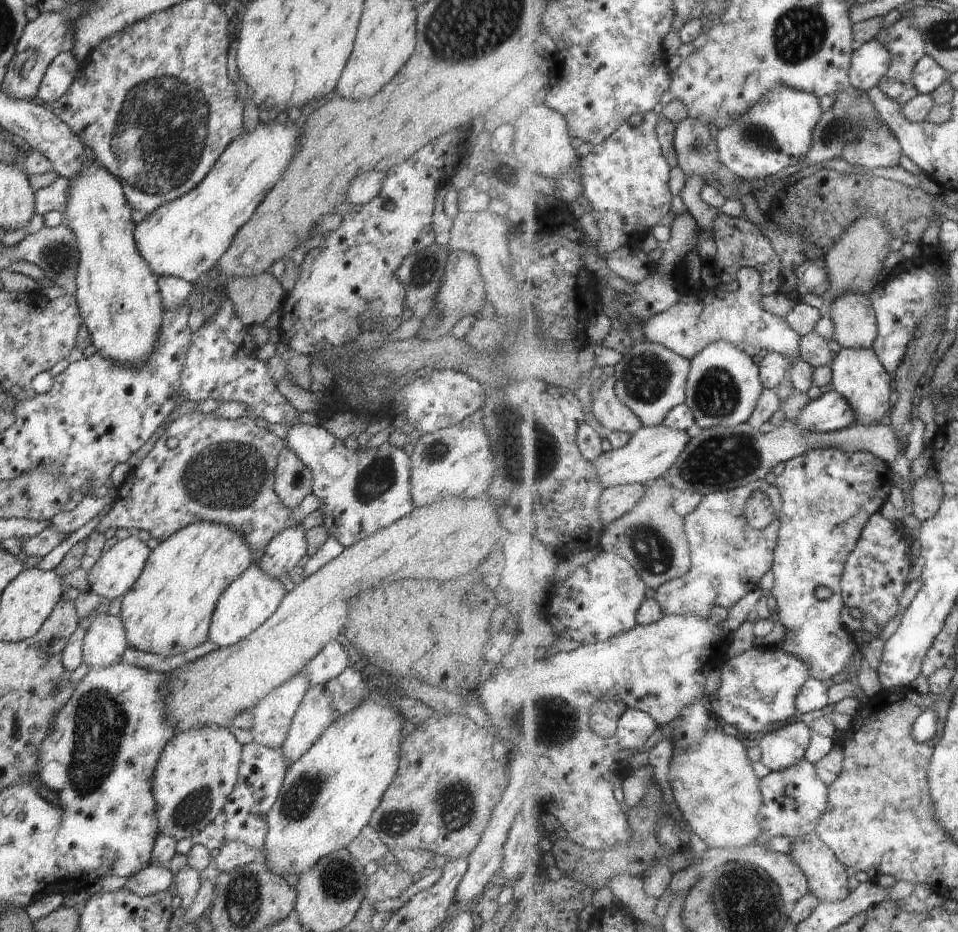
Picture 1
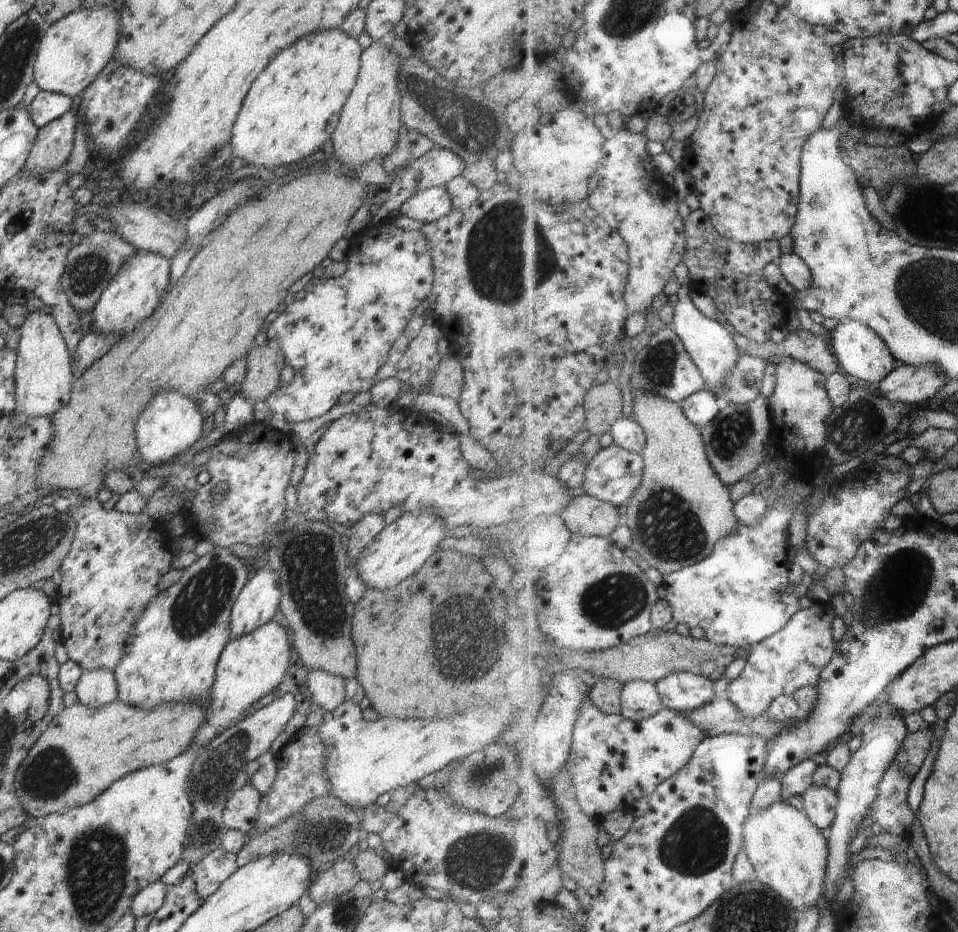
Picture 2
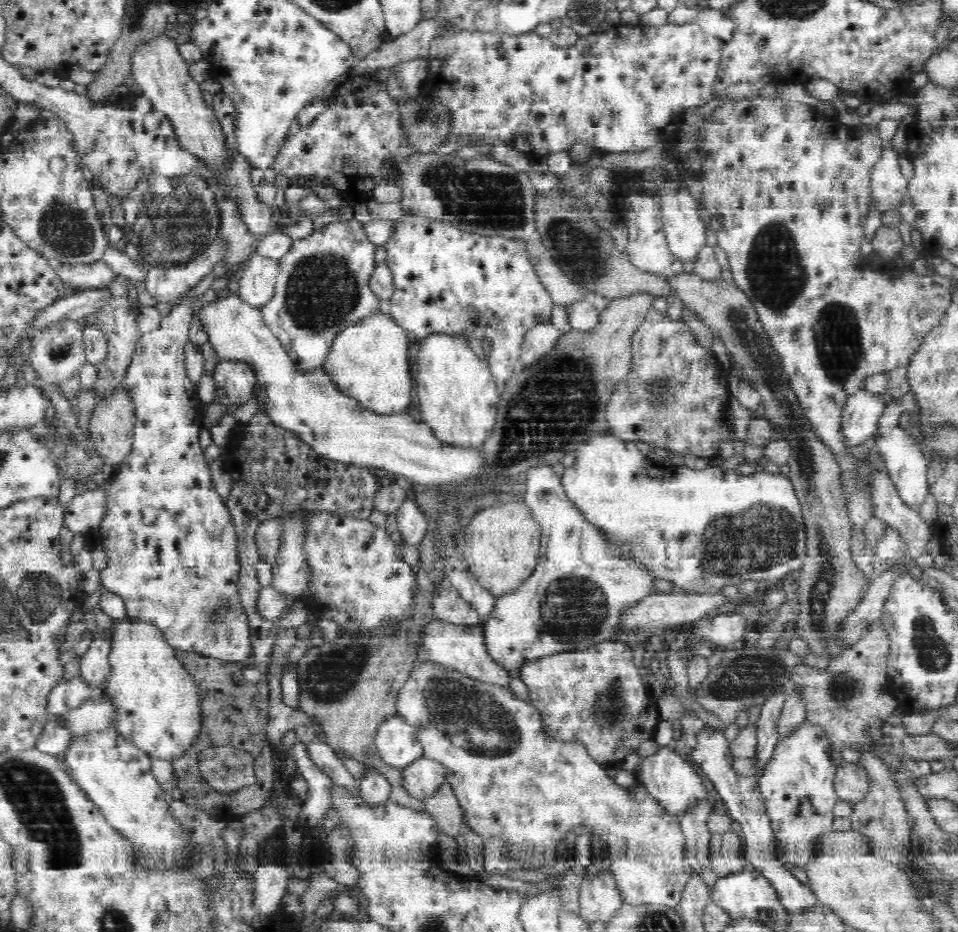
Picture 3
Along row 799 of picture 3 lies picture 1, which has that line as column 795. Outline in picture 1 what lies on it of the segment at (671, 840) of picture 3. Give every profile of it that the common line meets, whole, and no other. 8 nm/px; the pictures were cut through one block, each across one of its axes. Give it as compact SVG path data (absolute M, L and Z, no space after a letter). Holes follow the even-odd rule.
M829 448L828 450L814 450L810 454L804 454L798 458L793 458L786 462L786 467L782 474L777 478L776 485L781 490L782 496L785 500L785 505L782 508L780 519L782 522L781 538L779 539L778 549L776 552L776 558L772 572L775 576L775 586L771 590L772 595L778 601L778 613L780 617L780 624L786 626L788 629L787 639L783 646L786 650L793 654L799 655L802 659L805 659L813 668L813 676L820 681L833 680L838 674L844 673L853 663L854 651L857 646L854 643L854 637L842 622L842 612L844 612L845 599L842 591L842 580L845 577L845 566L849 562L850 556L853 551L857 549L858 542L861 542L863 531L866 526L869 525L872 518L882 510L882 506L888 502L890 494L892 494L892 488L898 481L898 475L894 470L893 463L886 462L886 459L880 458L873 452L846 452L845 450L838 450L838 448ZM820 586L825 586L832 591L832 596L827 600L820 600L816 598L816 590Z

